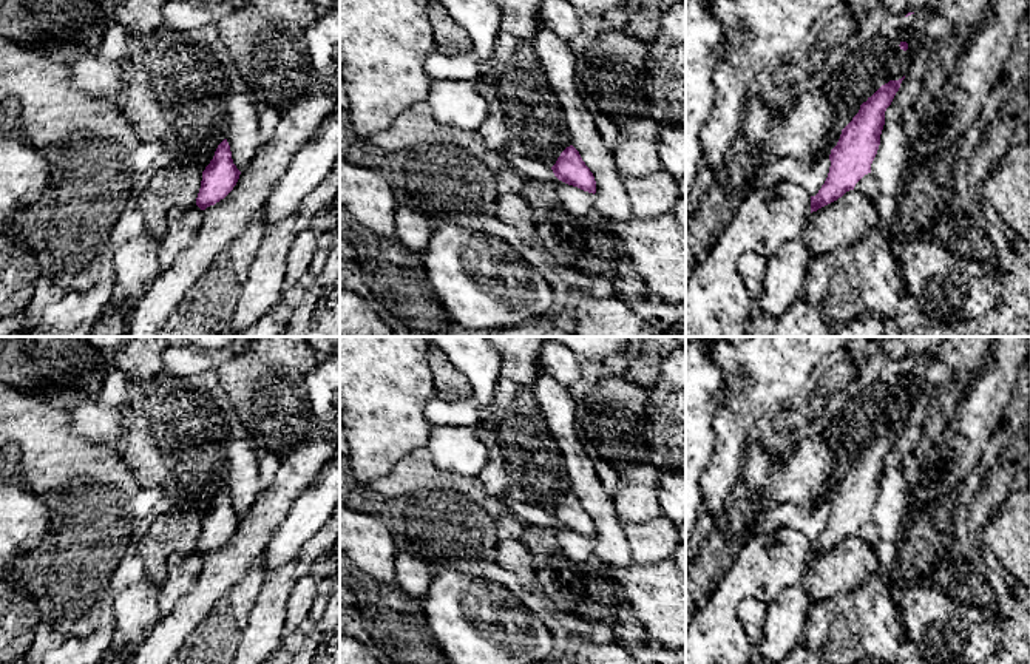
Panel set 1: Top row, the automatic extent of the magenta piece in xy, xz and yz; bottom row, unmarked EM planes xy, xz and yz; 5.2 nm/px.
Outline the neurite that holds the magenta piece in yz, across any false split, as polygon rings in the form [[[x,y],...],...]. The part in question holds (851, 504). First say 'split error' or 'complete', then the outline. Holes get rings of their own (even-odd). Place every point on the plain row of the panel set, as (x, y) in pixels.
complete; [[[905,422],[882,431],[842,476],[840,485],[829,500],[828,523],[818,539],[811,542],[811,559],[854,536],[856,530],[871,519],[885,471],[885,457],[903,425]]]

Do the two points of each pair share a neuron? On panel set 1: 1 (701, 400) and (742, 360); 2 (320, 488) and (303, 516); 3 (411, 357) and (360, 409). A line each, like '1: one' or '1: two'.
1: two
2: one
3: one

